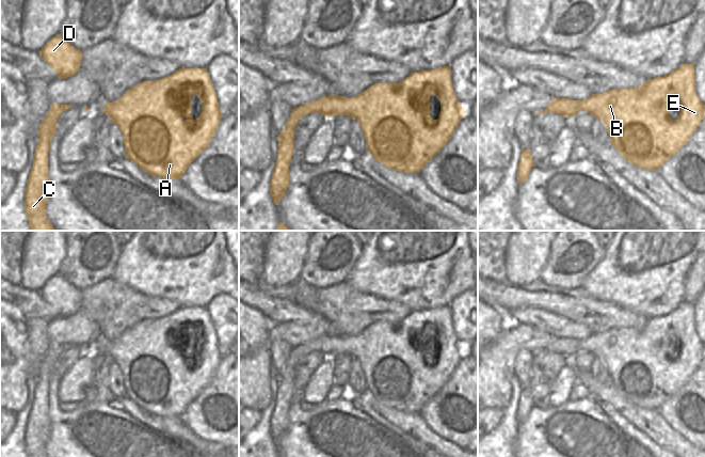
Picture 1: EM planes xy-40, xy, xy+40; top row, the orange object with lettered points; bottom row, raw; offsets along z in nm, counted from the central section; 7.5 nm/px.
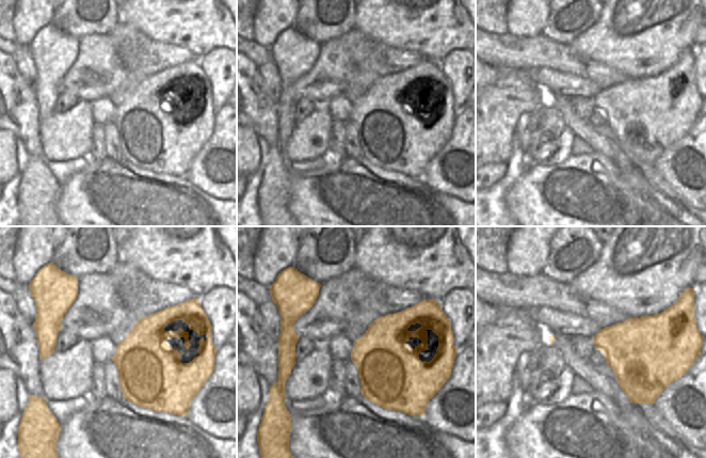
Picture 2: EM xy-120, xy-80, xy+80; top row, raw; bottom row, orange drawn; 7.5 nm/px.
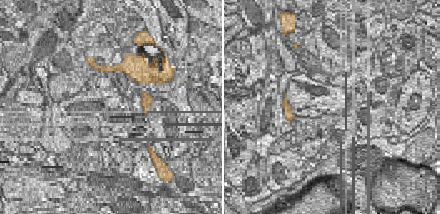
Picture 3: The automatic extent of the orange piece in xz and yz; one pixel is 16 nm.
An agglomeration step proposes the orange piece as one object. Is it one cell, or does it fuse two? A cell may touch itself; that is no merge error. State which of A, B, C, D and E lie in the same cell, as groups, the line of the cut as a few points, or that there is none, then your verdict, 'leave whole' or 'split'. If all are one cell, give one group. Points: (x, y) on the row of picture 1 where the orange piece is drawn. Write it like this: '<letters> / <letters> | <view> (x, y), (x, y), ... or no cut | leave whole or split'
A B C D E | no cut | leave whole

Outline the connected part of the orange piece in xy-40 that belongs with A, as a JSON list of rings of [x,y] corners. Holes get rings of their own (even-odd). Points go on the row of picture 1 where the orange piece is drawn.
[[[179,68],[169,77],[164,77],[156,81],[143,81],[125,92],[117,100],[113,103],[106,103],[102,113],[105,113],[121,129],[123,133],[123,142],[125,144],[125,158],[129,159],[133,164],[148,173],[150,176],[161,177],[162,179],[179,179],[183,176],[187,168],[206,149],[212,140],[219,127],[219,123],[223,116],[219,110],[219,101],[217,99],[214,86],[206,68]],[[192,94],[194,94],[202,101],[202,112],[199,117],[196,120],[191,116]]]

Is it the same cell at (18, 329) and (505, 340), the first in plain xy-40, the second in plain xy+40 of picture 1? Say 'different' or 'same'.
different

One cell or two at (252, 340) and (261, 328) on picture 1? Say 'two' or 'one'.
one

